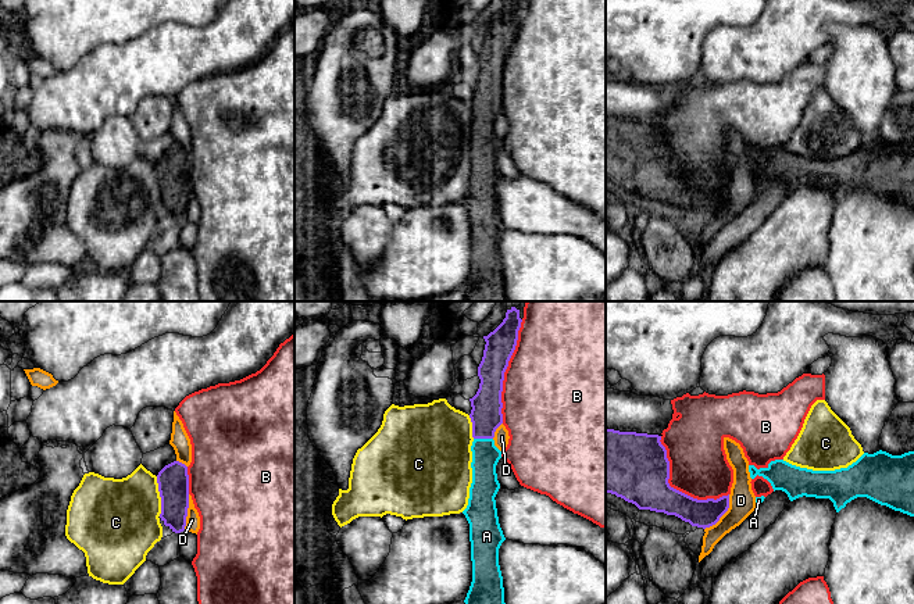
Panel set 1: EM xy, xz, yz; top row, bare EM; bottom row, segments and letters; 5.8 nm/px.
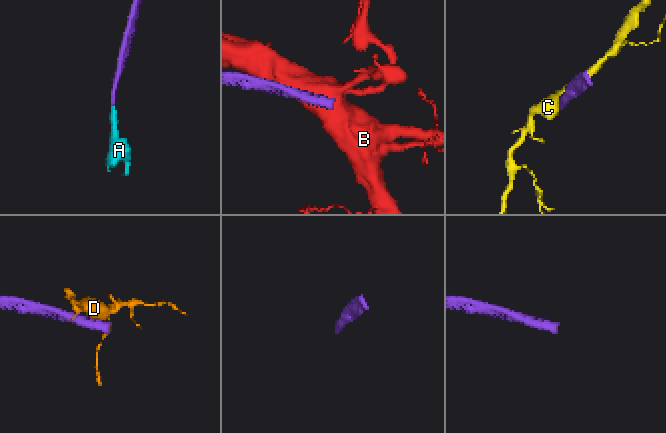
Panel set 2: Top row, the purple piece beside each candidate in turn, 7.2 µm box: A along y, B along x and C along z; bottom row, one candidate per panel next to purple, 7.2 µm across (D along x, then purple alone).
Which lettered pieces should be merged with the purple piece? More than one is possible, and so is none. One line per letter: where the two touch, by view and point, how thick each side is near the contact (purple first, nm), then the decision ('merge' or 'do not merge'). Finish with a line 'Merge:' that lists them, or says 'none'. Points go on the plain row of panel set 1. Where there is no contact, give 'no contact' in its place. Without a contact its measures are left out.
A: xz (484, 127) | 180/160 nm | merge
B: yz (675, 178) | 360/340 nm | do not merge
C: xy (160, 185) | 180/420 nm | do not merge
D: yz (724, 202) | 160/160 nm | do not merge
Merge: A

